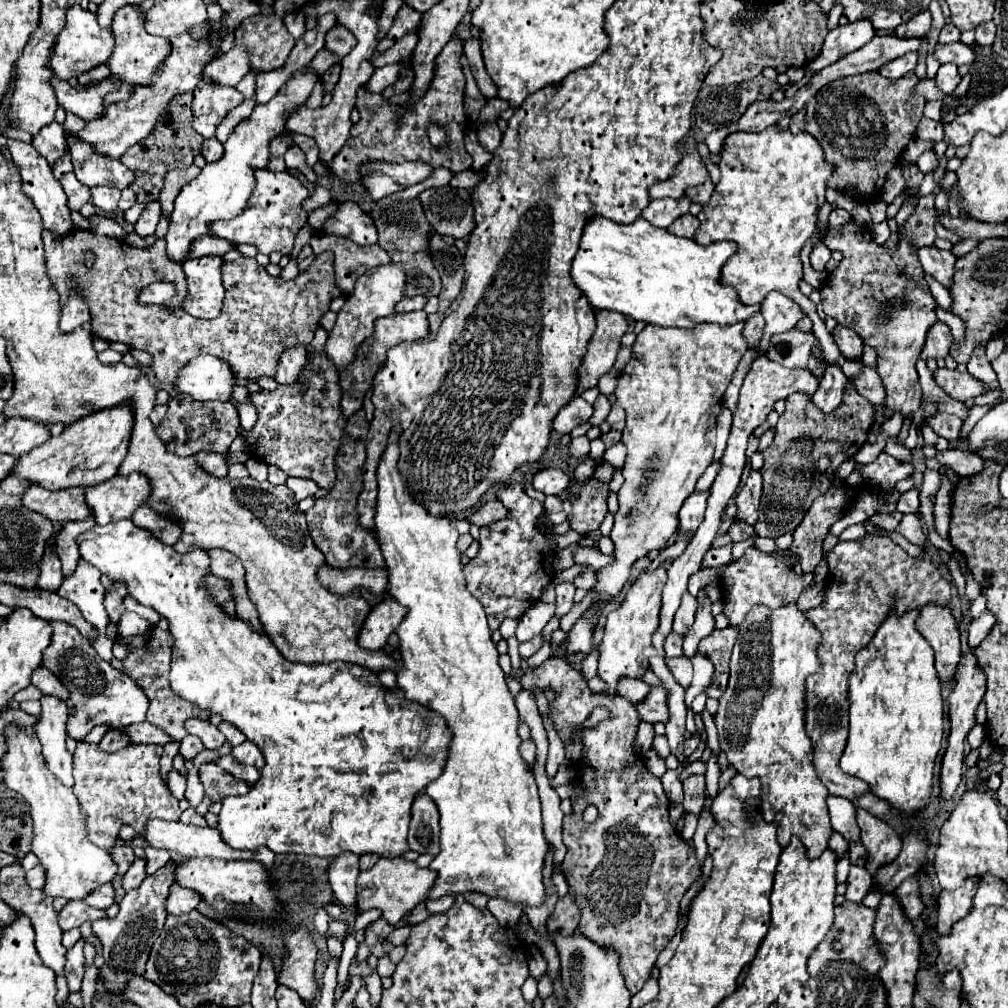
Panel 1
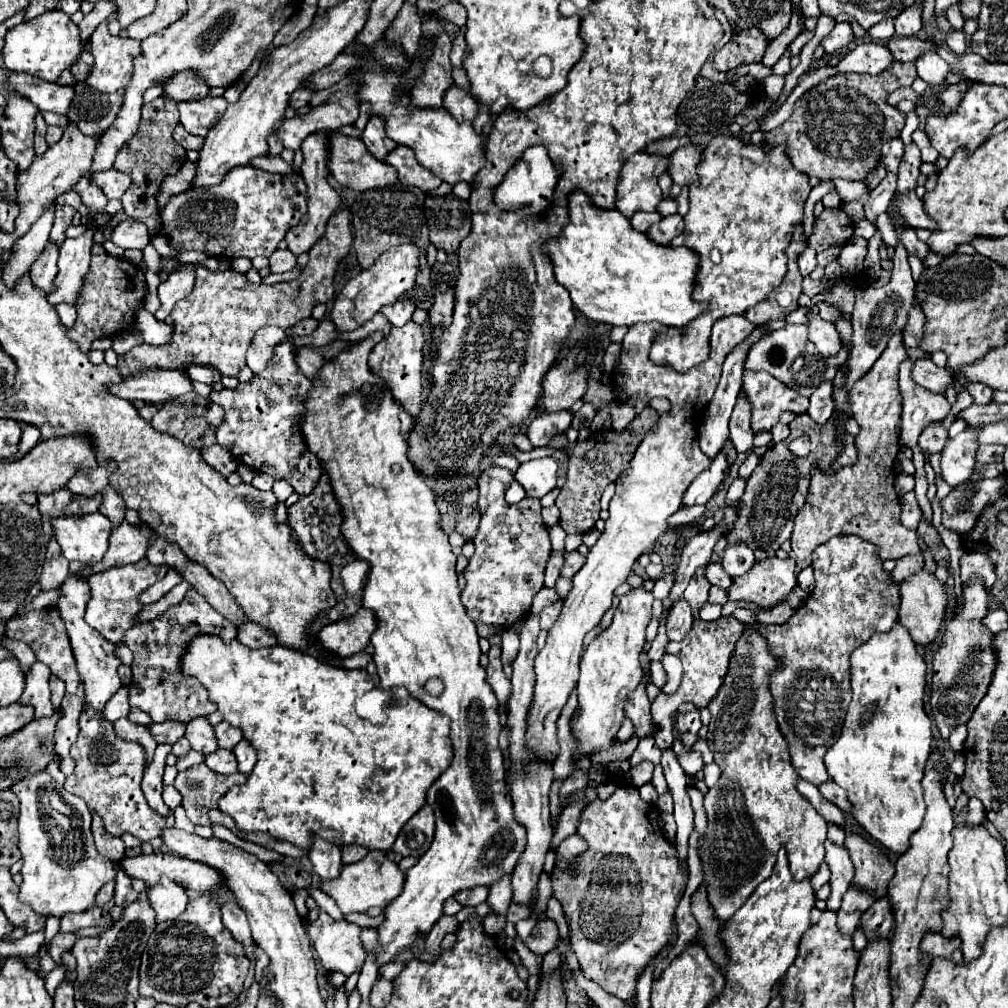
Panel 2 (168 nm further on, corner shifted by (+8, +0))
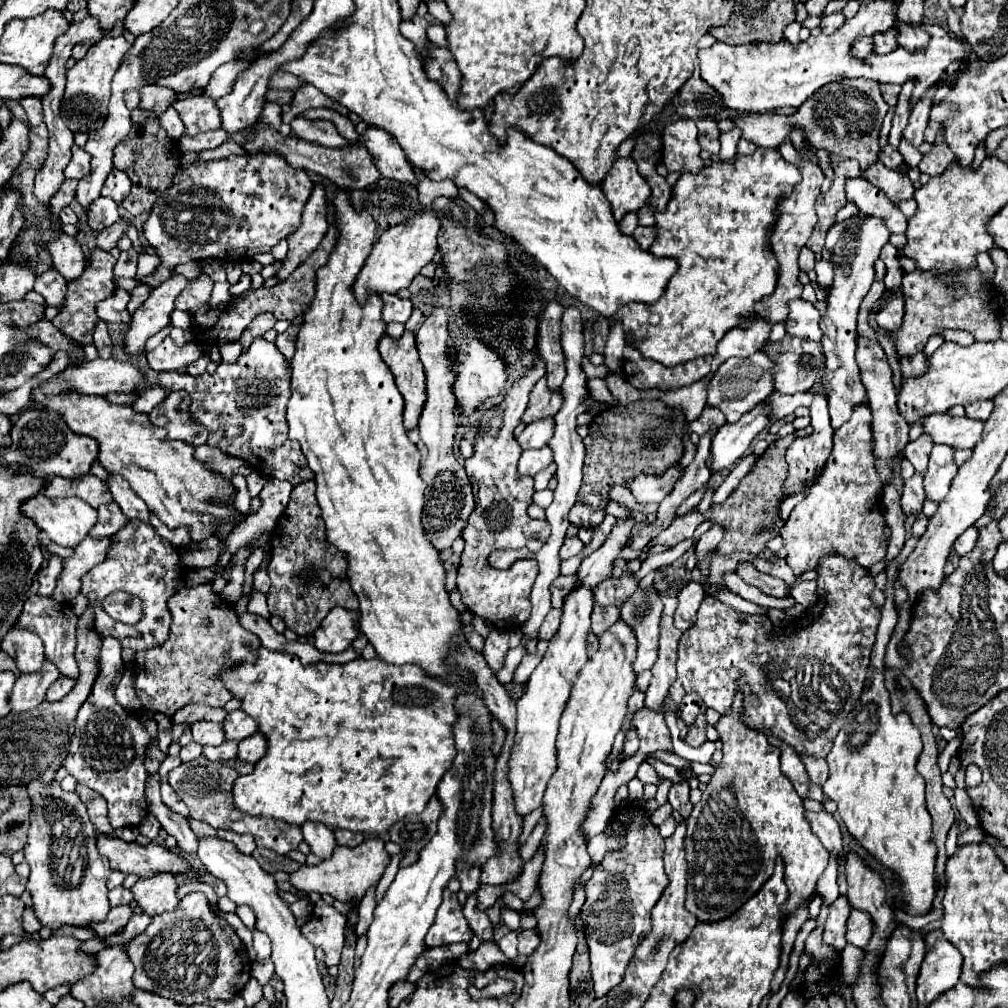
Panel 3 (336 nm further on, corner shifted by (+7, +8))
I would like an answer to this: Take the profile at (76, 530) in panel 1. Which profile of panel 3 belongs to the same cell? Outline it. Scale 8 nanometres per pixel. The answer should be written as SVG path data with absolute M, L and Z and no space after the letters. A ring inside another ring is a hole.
M50 554L50 558L46 560L46 564L38 572L38 582L40 582L38 594L50 596L52 590L54 590L54 586L56 586L56 580L58 580L60 572L62 572L62 558L58 554Z

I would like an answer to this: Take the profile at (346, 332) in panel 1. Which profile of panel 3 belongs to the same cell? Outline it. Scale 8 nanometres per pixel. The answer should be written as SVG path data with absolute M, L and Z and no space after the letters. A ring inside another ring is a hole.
M428 210L428 212L416 214L410 222L404 222L402 226L394 226L386 234L382 234L378 238L378 242L374 244L370 256L366 258L366 262L352 286L356 302L364 304L372 292L374 294L382 294L382 292L396 294L400 288L408 288L410 282L414 280L414 276L428 262L432 262L432 258L438 250L438 246L436 246L438 230L440 230L440 222L436 220L434 212Z

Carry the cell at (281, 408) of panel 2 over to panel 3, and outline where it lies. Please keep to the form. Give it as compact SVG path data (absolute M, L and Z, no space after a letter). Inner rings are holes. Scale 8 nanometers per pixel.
M256 338L250 350L240 354L236 364L222 362L214 374L204 376L204 382L202 376L180 372L160 372L158 380L168 390L190 392L190 412L210 430L210 446L218 446L220 450L226 450L226 454L244 458L254 470L268 478L288 480L294 486L314 478L298 442L288 438L286 404L292 394L290 362L272 342Z

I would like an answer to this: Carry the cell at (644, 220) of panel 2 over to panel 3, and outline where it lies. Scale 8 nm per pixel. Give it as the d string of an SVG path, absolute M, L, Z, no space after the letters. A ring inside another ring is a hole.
M630 212L620 220L620 230L624 234L632 234L636 228L638 228L638 214L636 212Z

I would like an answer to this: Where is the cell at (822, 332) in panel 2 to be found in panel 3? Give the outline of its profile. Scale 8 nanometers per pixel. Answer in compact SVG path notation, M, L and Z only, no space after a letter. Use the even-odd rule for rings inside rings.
M792 300L790 302L790 314L786 318L786 332L820 342L822 330L820 330L820 312L812 302L806 300Z

